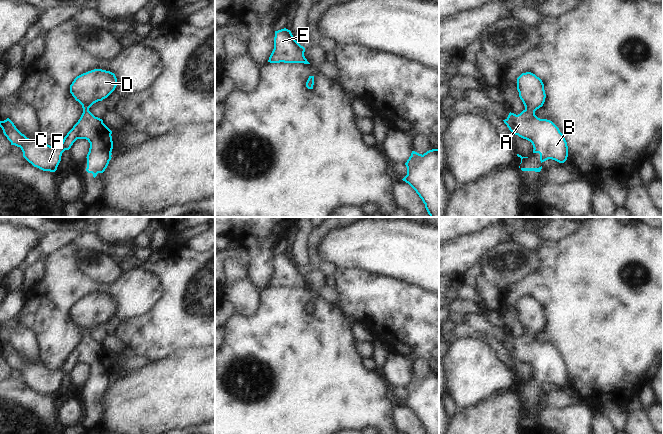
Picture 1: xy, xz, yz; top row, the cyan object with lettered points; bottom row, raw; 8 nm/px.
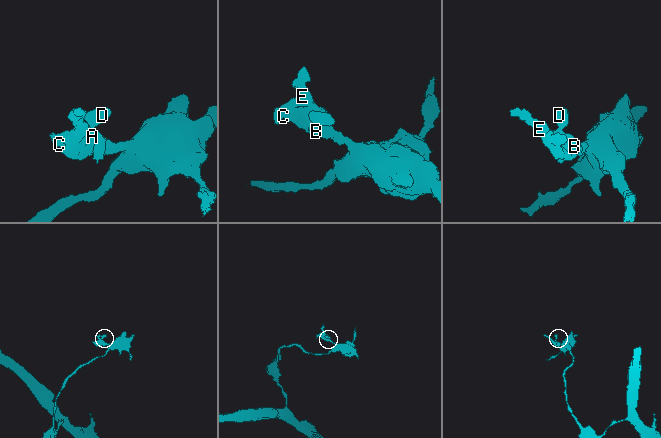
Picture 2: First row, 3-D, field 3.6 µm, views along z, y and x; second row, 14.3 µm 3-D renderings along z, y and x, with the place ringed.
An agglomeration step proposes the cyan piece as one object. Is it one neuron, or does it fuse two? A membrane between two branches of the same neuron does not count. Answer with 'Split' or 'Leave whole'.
Leave whole.

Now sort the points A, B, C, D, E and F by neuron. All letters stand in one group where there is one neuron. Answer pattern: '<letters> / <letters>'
A B C D E F

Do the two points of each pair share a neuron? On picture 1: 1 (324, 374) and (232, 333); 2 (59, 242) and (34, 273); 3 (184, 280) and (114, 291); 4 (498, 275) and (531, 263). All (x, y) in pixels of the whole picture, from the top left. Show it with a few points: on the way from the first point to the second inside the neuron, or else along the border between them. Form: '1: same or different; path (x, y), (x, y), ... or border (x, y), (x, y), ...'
1: same; path (301, 374), (283, 374), (255, 346)
2: same; path (51, 247), (43, 255), (38, 265)
3: different; border (141, 270), (153, 273), (162, 288), (152, 306)
4: same; path (506, 267), (510, 263), (523, 263)

